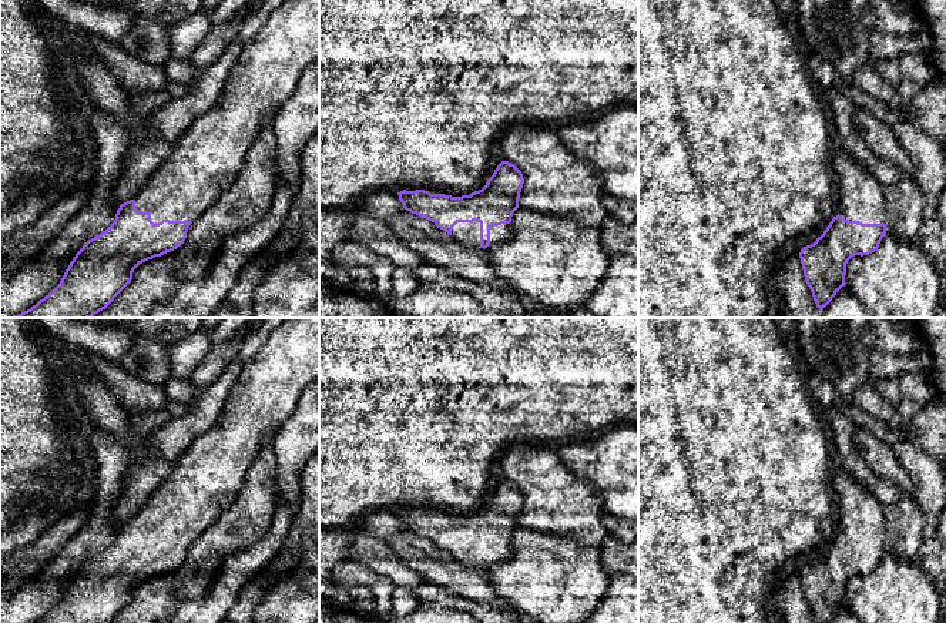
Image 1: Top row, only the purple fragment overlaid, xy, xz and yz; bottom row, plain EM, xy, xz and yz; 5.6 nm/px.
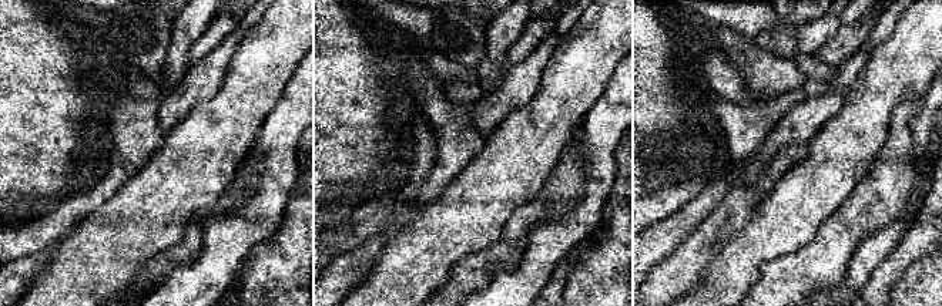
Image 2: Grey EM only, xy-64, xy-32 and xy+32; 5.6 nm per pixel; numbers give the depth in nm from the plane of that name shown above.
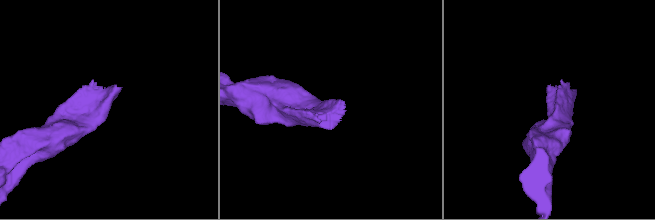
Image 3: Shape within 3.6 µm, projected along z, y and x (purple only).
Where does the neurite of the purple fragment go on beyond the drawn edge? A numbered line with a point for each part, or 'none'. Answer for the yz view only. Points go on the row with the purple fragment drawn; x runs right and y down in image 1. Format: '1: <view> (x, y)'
1: yz (862, 197)

